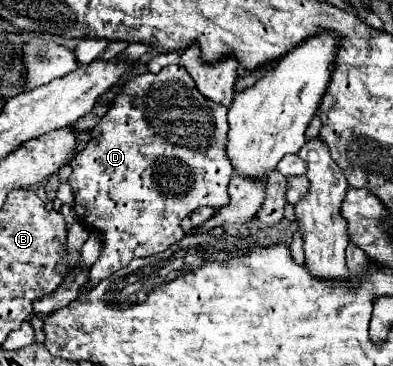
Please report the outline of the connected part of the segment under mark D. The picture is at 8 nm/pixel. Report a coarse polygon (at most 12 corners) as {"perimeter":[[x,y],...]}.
{"perimeter":[[132,77],[70,161],[90,287],[228,205],[228,121]]}

